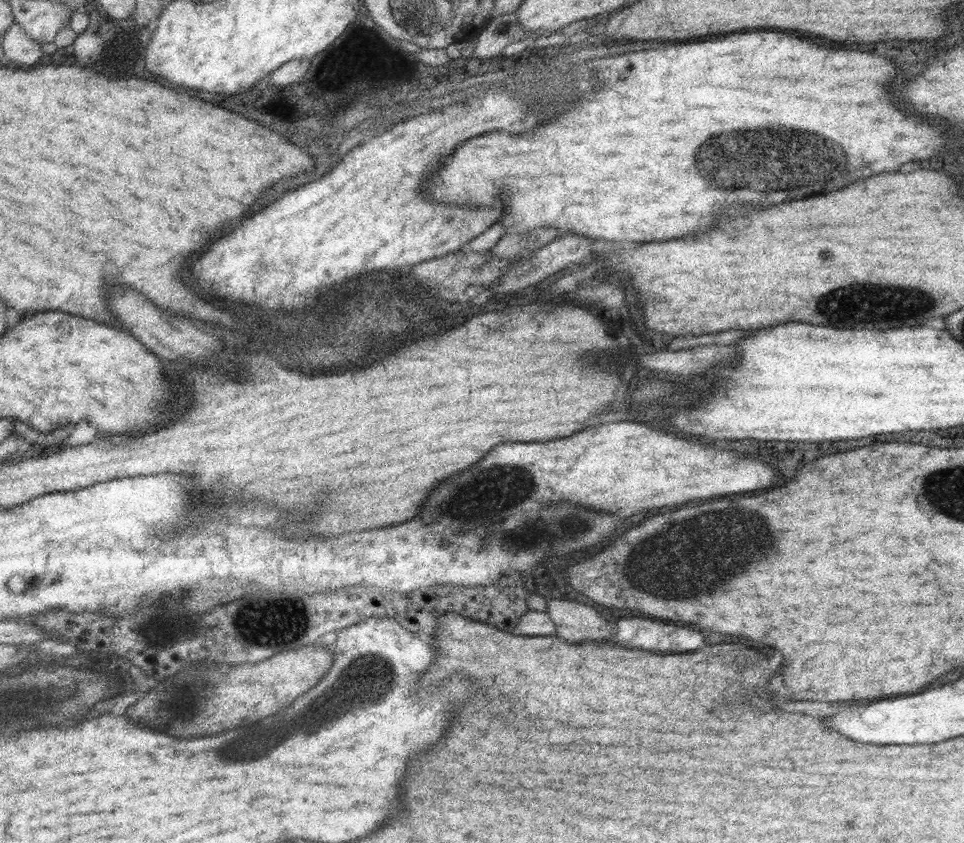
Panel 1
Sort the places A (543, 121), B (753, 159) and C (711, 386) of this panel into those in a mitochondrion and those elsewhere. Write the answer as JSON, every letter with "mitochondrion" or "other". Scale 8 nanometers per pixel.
{"A":"other","B":"mitochondrion","C":"other"}

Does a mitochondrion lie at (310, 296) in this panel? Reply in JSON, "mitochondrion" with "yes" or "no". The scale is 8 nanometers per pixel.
{"mitochondrion":"yes"}

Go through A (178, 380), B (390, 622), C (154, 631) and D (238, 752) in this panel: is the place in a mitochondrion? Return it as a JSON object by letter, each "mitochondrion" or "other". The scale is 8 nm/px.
{"A":"other","B":"other","C":"mitochondrion","D":"mitochondrion"}

